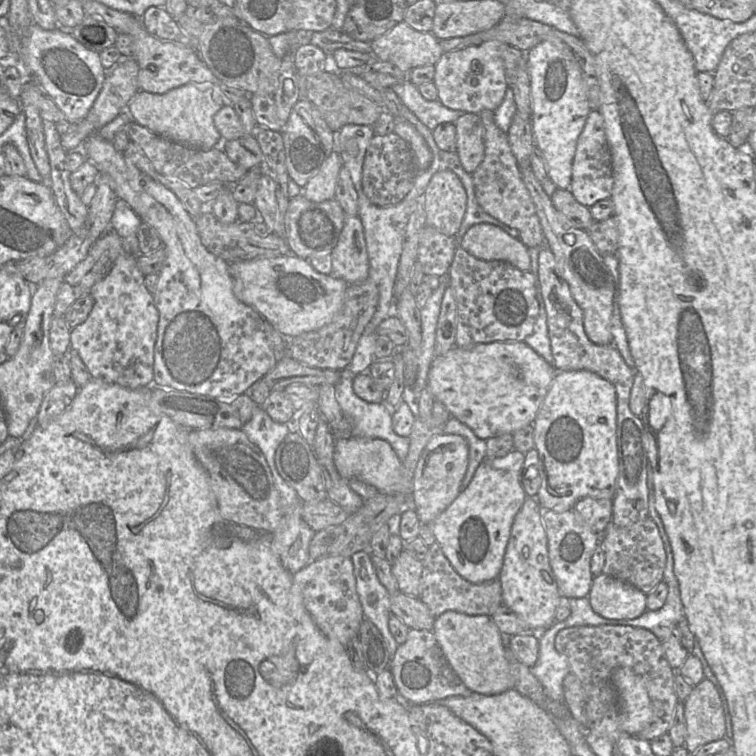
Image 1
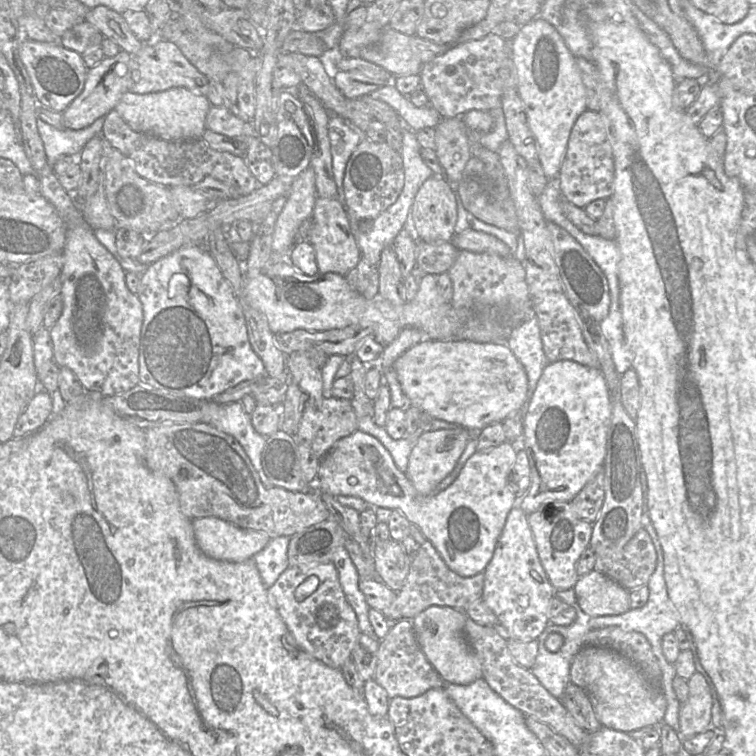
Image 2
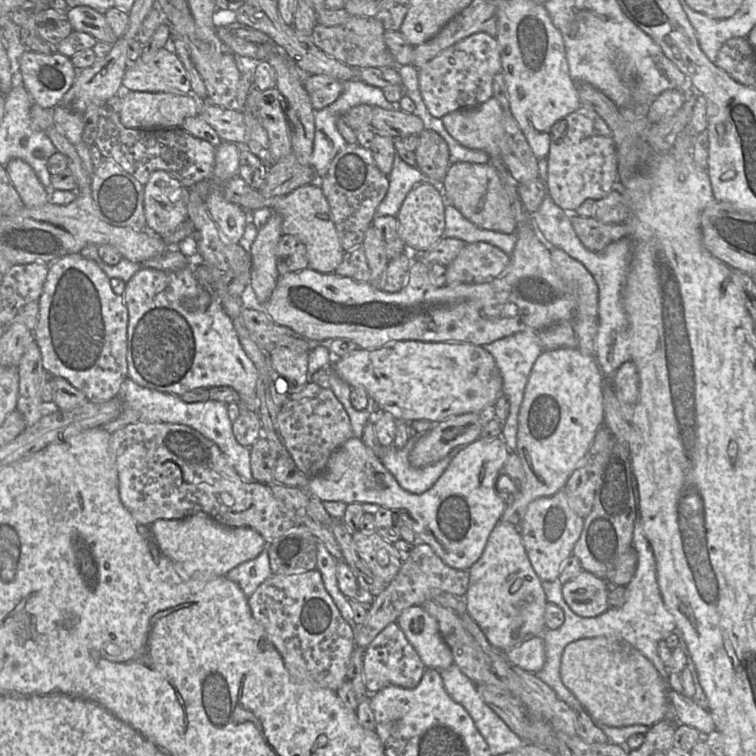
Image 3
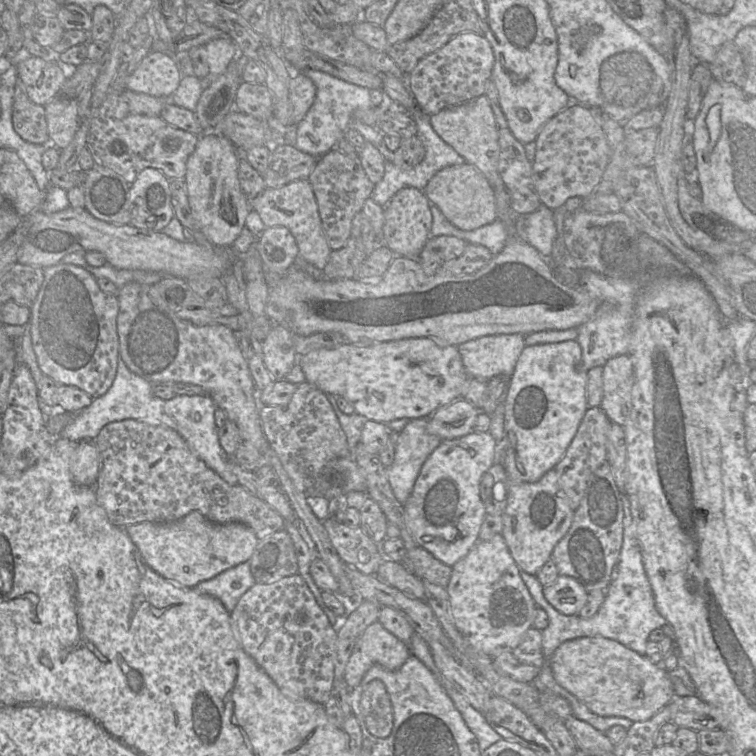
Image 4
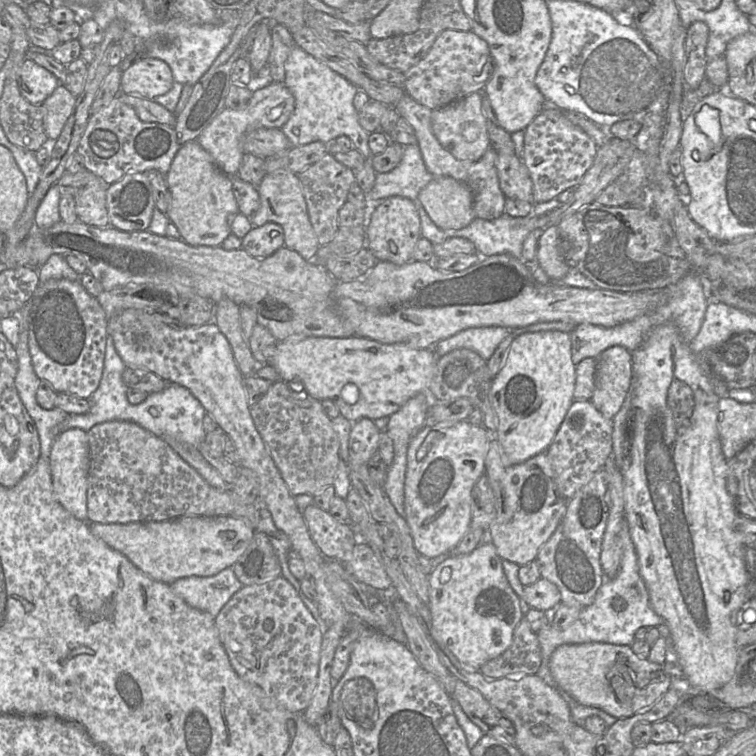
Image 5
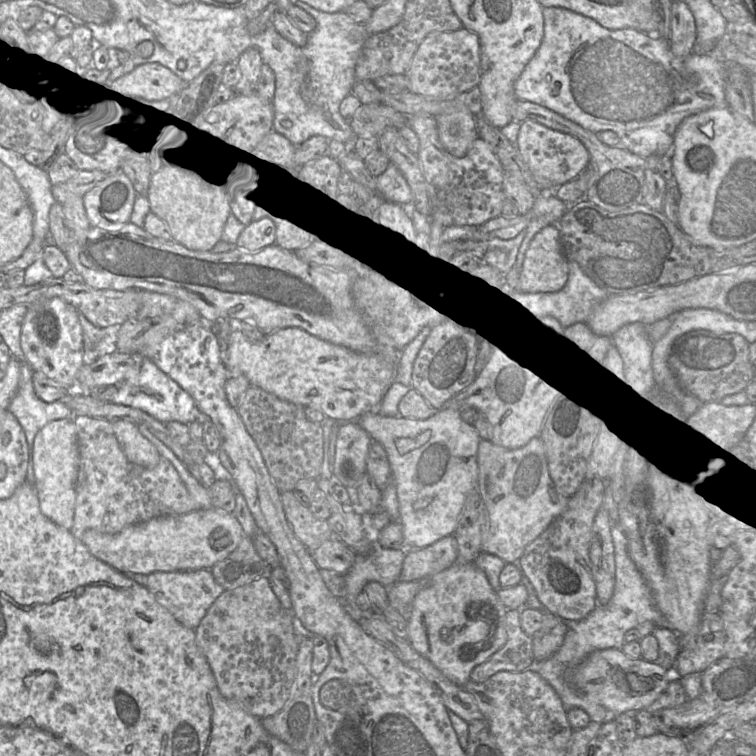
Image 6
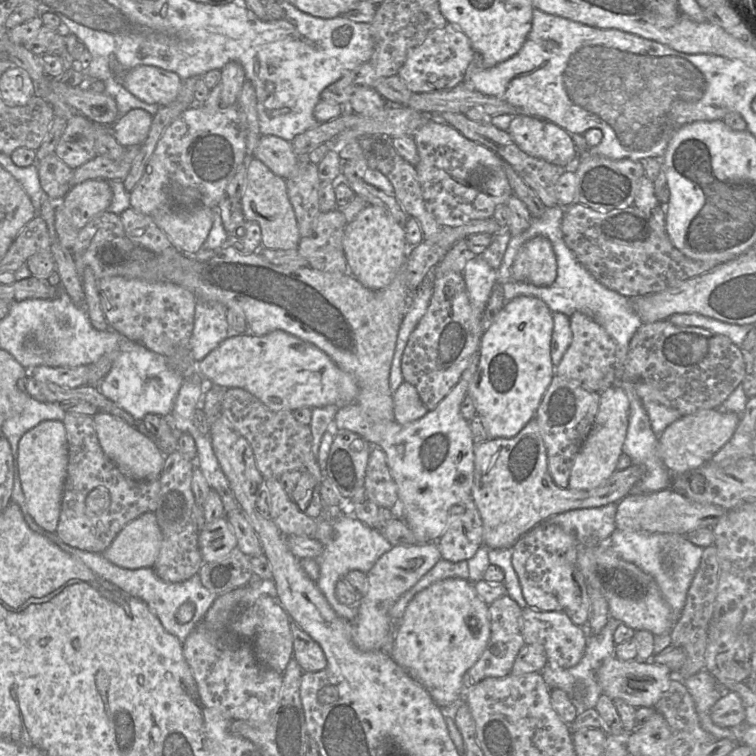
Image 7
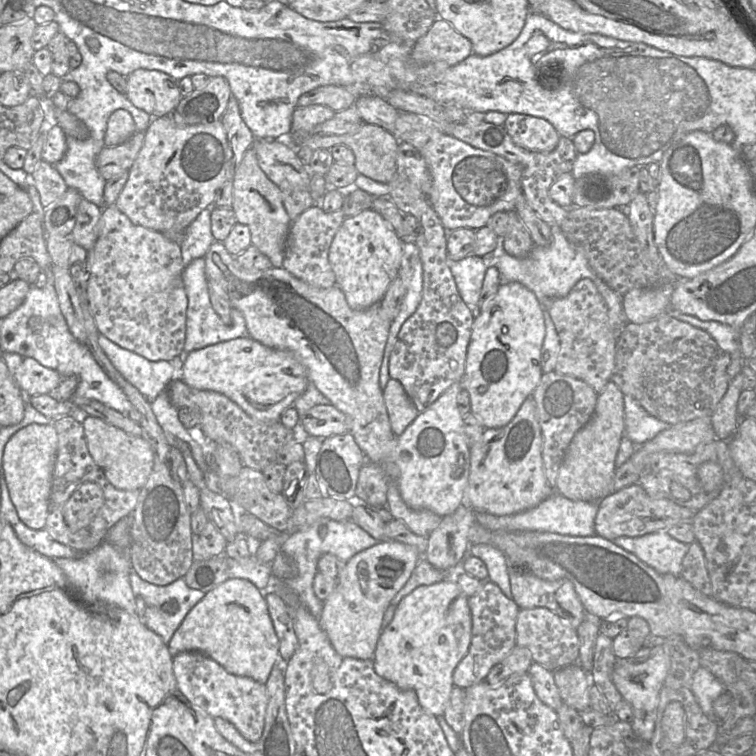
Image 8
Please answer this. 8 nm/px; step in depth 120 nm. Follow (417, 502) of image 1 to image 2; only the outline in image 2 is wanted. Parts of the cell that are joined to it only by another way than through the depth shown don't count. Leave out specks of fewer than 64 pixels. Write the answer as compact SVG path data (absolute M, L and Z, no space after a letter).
M457 426L453 429L426 431L418 438L409 455L406 474L419 494L428 496L435 493L438 484L456 467L471 439L471 432L474 431Z

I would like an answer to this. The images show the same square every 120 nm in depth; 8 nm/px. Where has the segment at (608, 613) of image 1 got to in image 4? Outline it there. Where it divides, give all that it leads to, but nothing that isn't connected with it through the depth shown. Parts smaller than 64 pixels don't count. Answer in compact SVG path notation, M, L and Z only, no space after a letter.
M559 575L554 583L543 588L546 600L565 615L577 615L586 604L588 594L576 579L564 575Z

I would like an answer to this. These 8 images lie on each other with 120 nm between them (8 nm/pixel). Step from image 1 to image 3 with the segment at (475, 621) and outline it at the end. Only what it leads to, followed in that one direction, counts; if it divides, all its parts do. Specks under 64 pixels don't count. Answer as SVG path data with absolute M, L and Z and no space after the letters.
M422 606L405 609L396 623L426 668L440 671L454 664L452 652L440 634L438 622Z

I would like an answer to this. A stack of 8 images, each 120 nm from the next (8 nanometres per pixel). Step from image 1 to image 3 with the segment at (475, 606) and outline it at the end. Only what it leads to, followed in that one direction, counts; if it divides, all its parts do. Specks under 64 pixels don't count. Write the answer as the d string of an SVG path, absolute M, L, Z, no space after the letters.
M417 542L414 544L411 555L402 563L396 576L368 605L368 614L364 623L357 624L353 629L355 646L365 649L387 625L396 622L405 609L421 606L442 592L464 597L468 587L468 571L458 570L446 565L430 545Z

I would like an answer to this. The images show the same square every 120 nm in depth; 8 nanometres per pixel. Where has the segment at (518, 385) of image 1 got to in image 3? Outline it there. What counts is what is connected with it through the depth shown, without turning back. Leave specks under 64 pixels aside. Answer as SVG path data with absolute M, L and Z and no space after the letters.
M391 341L377 349L357 348L342 357L334 357L329 368L352 388L363 388L380 412L391 413L396 420L429 420L439 423L467 414L489 414L503 394L502 378L492 355L484 346L465 342Z

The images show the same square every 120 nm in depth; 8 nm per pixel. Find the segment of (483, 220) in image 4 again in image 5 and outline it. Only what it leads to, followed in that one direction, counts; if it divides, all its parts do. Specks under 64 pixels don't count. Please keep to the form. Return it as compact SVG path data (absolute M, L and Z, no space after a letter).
M434 177L418 199L433 223L442 230L461 229L475 219L471 189L454 178Z

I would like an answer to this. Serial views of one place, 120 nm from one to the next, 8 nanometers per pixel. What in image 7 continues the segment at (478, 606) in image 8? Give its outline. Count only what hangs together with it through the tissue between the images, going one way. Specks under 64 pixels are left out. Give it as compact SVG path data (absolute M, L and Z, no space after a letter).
M508 595L496 599L489 605L488 611L491 624L489 642L478 661L464 674L464 689L470 689L490 677L505 677L511 674L511 669L519 651L526 645L521 634L522 610Z

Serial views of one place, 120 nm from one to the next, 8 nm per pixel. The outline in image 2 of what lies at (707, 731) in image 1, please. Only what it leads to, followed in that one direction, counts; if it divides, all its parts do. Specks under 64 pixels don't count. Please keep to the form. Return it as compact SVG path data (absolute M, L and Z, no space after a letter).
M695 672L688 680L688 699L679 712L678 735L681 742L713 728L712 689L703 674Z

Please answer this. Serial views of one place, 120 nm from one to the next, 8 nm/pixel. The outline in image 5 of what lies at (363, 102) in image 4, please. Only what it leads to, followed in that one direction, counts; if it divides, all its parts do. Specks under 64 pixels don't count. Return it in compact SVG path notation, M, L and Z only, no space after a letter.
M298 46L292 48L285 62L283 84L295 99L294 111L281 128L292 146L303 146L315 141L326 144L344 135L363 157L367 159L373 156L368 145L370 133L359 124L358 111L353 105L359 90L356 85Z

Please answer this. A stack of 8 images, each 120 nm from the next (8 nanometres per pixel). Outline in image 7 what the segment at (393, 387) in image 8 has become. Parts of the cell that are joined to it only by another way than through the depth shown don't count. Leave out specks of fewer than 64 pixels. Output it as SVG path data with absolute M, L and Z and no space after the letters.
M405 381L393 393L393 410L394 420L402 425L422 418L429 411L416 388Z

